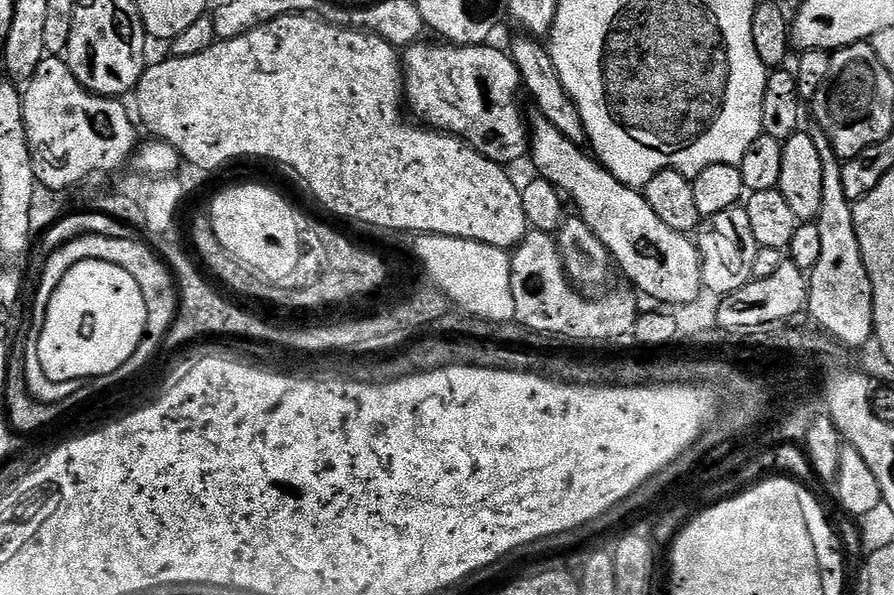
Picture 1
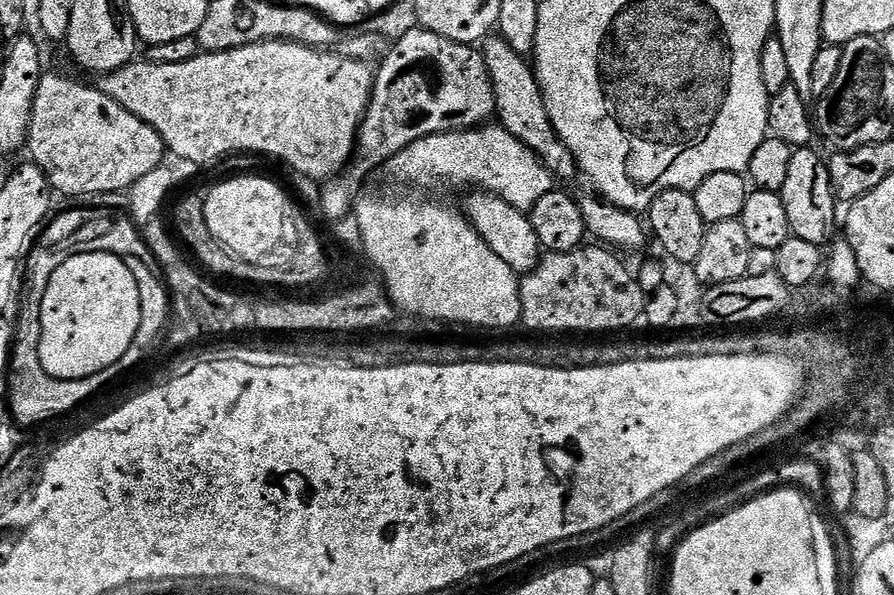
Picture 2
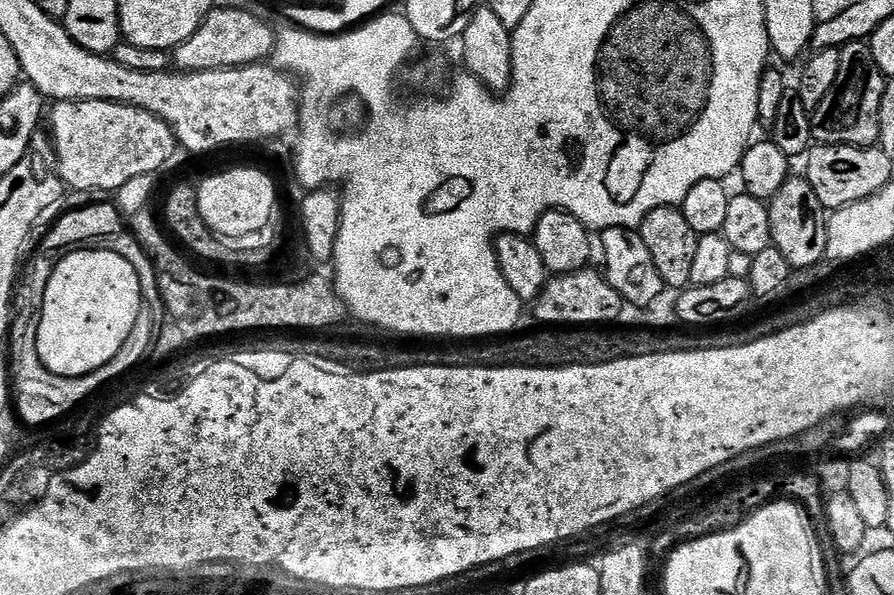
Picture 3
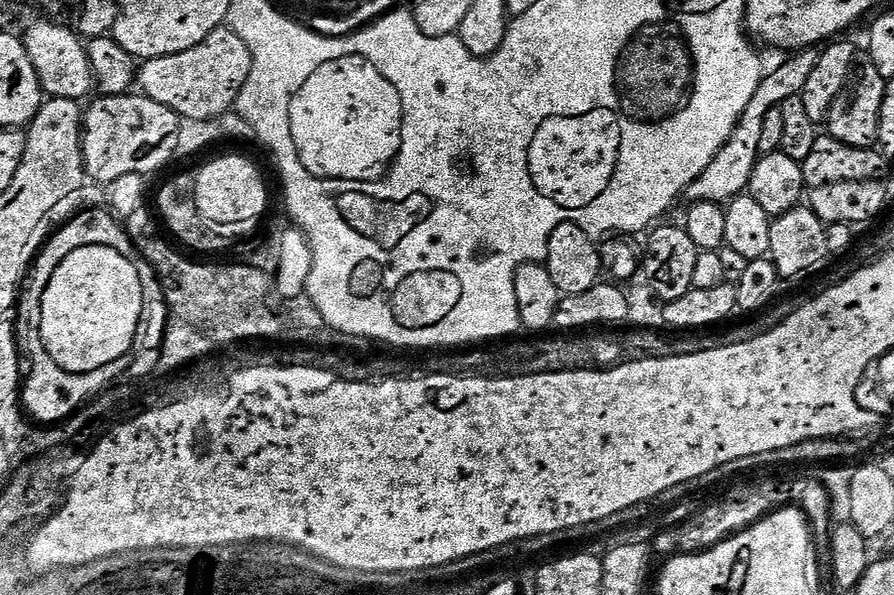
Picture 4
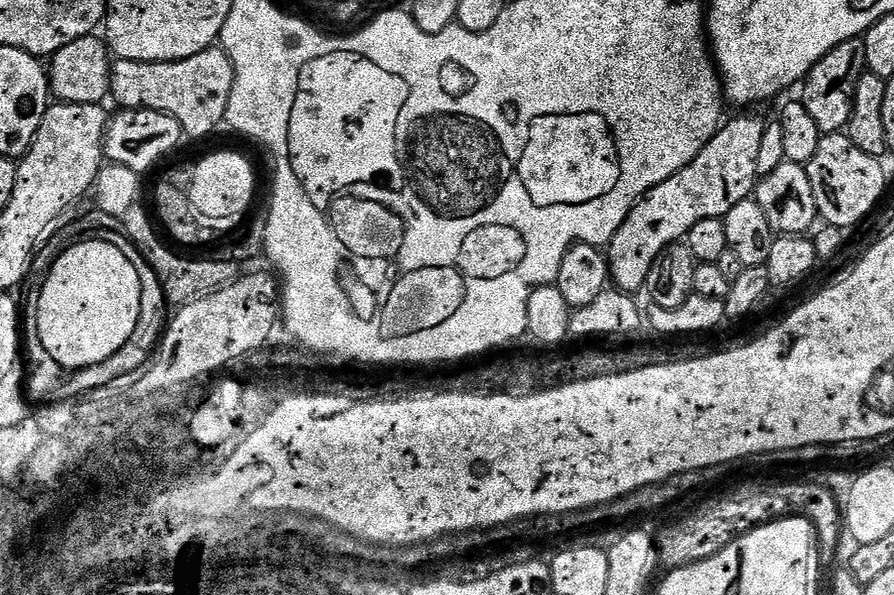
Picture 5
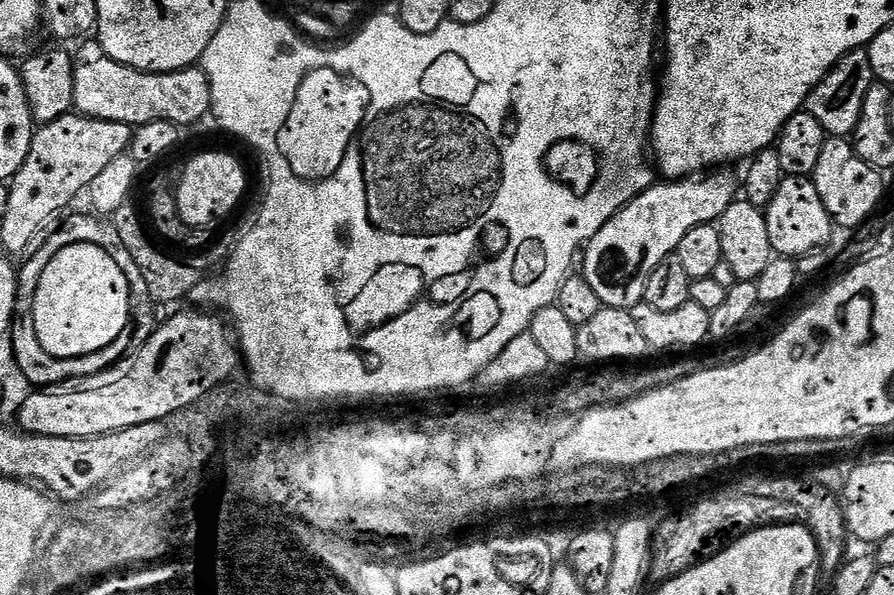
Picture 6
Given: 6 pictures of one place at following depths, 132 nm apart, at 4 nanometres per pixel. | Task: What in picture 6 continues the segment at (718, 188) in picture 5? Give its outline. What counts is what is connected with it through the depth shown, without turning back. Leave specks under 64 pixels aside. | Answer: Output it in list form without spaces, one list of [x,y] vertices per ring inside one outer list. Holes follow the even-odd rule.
[[[712,170],[707,174],[697,174],[695,176],[685,176],[683,180],[668,180],[667,182],[653,183],[652,187],[641,192],[639,196],[619,208],[614,214],[614,218],[610,218],[610,222],[606,222],[606,226],[602,226],[602,230],[598,230],[598,234],[594,234],[594,238],[588,241],[582,252],[582,260],[584,256],[584,268],[582,274],[586,278],[586,282],[590,282],[594,294],[598,294],[601,305],[606,308],[627,308],[629,310],[638,304],[644,303],[644,295],[646,294],[646,282],[650,282],[650,274],[654,274],[654,270],[658,266],[658,262],[662,262],[666,257],[673,255],[676,247],[682,242],[682,238],[686,238],[686,234],[690,234],[690,230],[694,230],[694,226],[702,226],[703,224],[716,224],[724,211],[738,199],[738,180],[731,176],[728,170]]]

